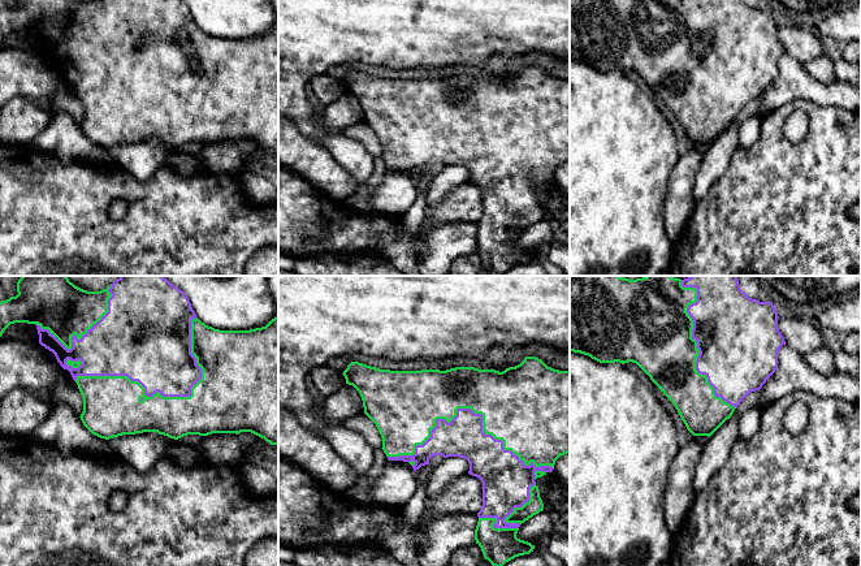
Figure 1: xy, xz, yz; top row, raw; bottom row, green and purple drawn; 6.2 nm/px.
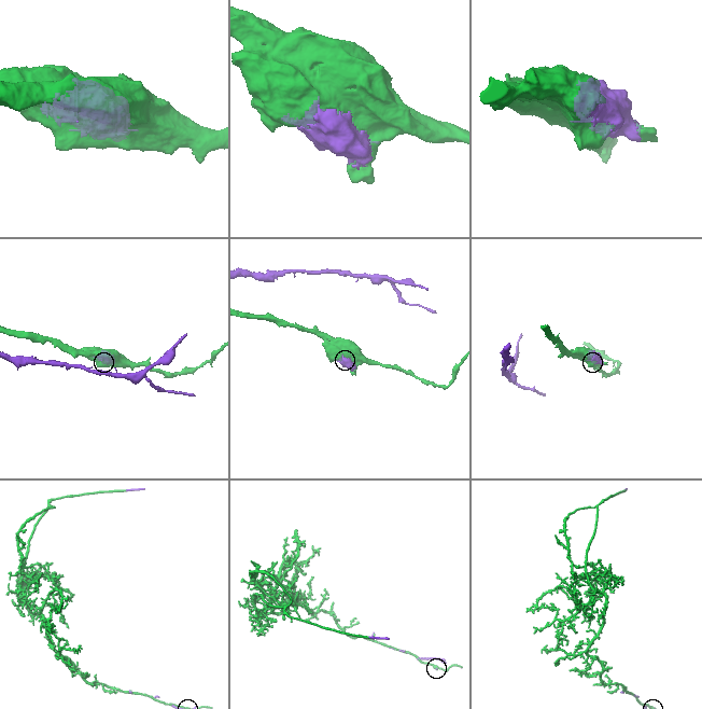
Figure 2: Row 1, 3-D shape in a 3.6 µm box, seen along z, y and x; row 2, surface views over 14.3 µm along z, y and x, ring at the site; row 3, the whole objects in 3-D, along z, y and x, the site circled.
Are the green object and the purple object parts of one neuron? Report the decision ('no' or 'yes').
yes

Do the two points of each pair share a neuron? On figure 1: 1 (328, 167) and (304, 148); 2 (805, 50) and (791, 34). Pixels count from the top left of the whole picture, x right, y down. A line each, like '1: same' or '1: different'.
1: same
2: same

